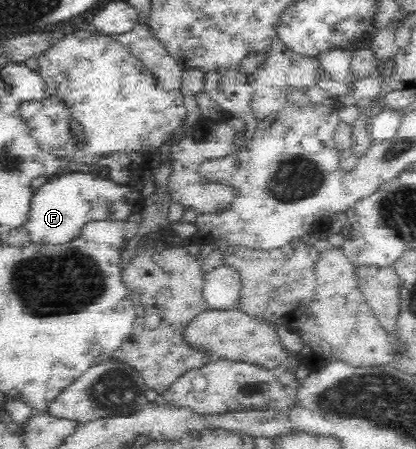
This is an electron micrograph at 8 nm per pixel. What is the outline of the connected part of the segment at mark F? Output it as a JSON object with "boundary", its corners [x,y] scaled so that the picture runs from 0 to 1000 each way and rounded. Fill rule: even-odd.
{"boundary":[[[200,381],[151,383],[123,401],[99,403],[94,430],[77,452],[77,472],[53,508],[70,519],[75,541],[94,548],[159,546],[190,528],[200,503],[226,490],[286,490],[327,472],[341,441],[317,416],[281,412],[269,394],[200,388]]]}

